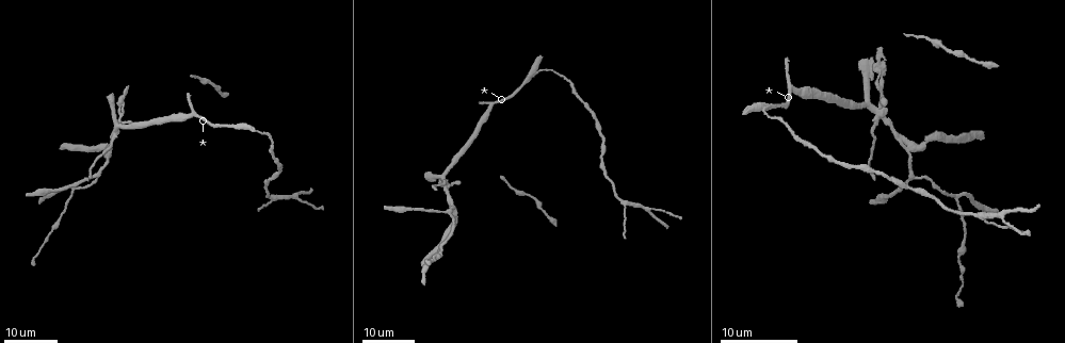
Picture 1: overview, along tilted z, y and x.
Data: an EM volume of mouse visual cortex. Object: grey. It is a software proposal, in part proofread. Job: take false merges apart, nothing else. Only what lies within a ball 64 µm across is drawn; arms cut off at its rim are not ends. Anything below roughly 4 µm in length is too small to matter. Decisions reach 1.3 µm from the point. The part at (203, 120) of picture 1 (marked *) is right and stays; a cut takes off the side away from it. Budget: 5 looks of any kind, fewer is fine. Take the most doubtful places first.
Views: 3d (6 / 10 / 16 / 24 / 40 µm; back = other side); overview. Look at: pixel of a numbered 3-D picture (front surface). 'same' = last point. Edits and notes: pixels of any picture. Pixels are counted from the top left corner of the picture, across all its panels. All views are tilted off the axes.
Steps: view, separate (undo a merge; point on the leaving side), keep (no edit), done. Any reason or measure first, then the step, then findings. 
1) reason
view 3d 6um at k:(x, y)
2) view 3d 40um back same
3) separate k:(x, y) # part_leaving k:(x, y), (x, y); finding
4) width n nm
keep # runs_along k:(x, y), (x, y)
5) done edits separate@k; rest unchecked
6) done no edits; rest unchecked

small branch off a trunk
view 3d 24um at 1:(112, 135)

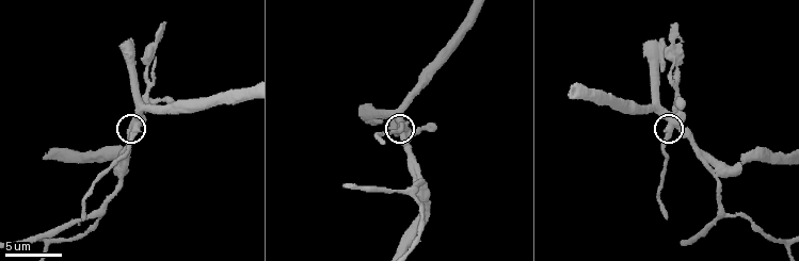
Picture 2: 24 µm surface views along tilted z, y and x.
view 3d 10um at 2:(674, 126)

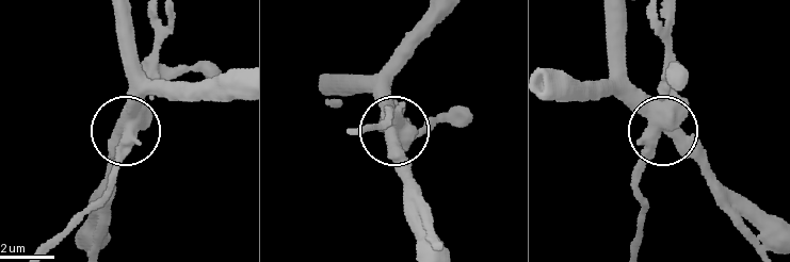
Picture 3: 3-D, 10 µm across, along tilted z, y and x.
arms 3
separate 3:(124, 154) # part_leaving 3:(133, 117), (129, 149), (111, 183), (52, 245); two neurons meet here

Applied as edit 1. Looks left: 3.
three arms meet
view 3d 24um at 1:(273, 200)

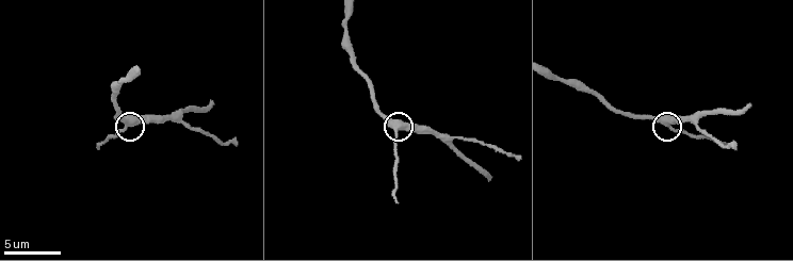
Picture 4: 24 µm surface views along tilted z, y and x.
view 3d 10um at 4:(398, 126)

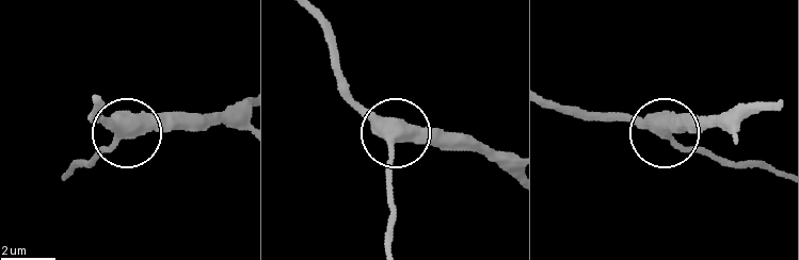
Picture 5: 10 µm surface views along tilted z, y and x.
keep # runs_along 5:(553, 100), (626, 114), (680, 144), (735, 160); one neuron here

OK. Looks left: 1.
arms part here
view 3d 16um at 2:(46, 243)

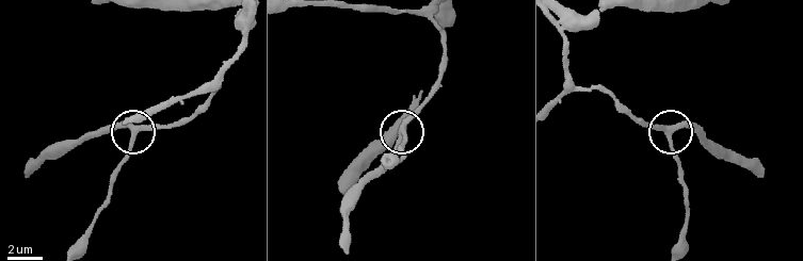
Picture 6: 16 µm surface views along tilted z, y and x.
side_arm 10 um; arms 3
keep # continuous, no second neuron

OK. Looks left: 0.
done edits separate@3; rest unchecked

